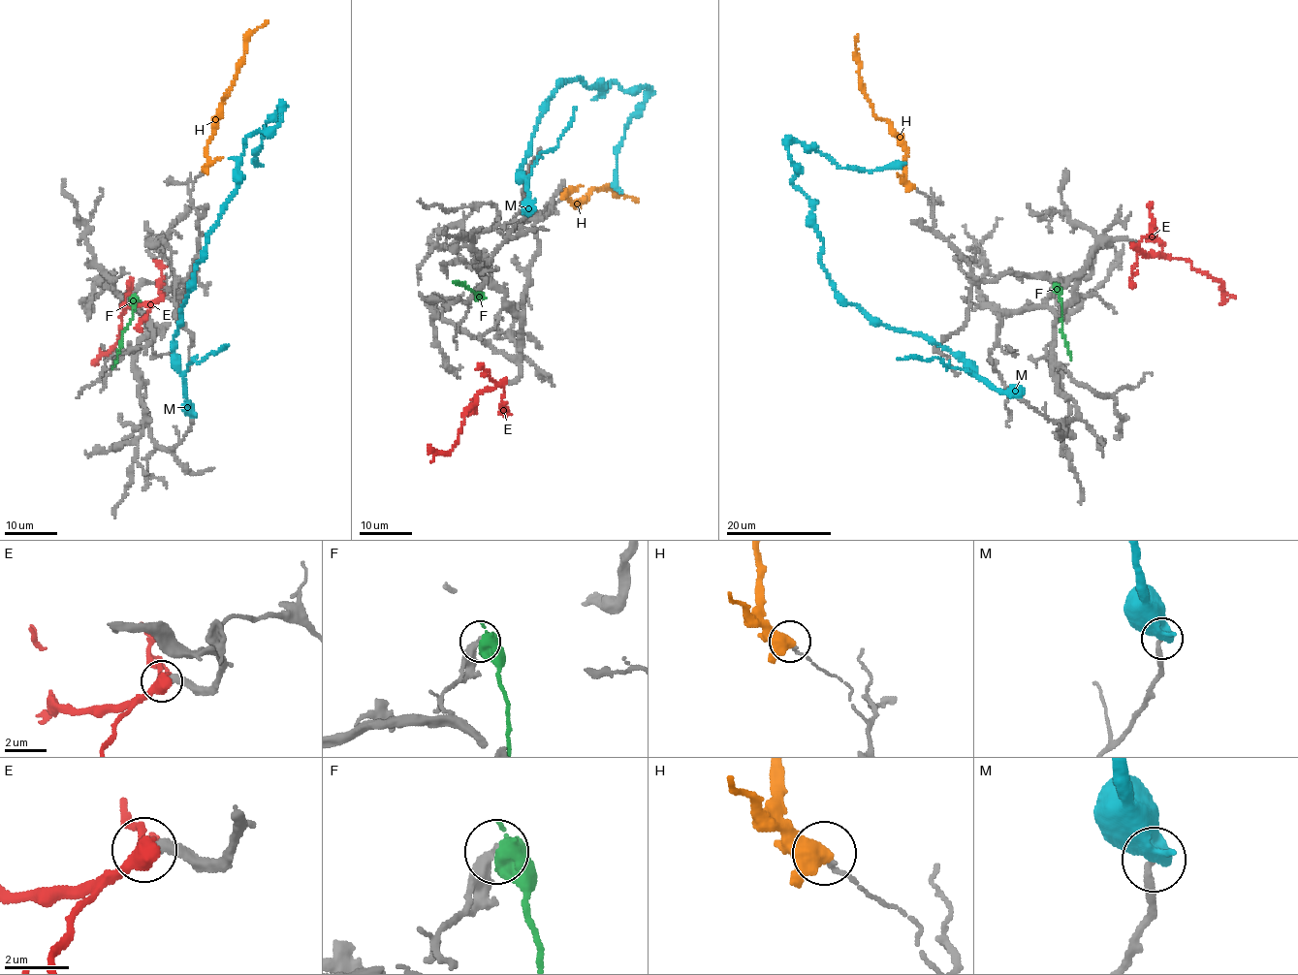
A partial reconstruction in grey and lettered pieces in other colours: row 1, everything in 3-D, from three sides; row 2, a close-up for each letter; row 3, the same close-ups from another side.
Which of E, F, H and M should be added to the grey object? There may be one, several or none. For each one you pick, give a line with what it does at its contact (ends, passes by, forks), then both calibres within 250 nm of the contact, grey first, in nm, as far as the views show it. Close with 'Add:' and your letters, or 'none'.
E: it passes by; 320 nm thick on the grey side, 480 nm on the other
Add: E

